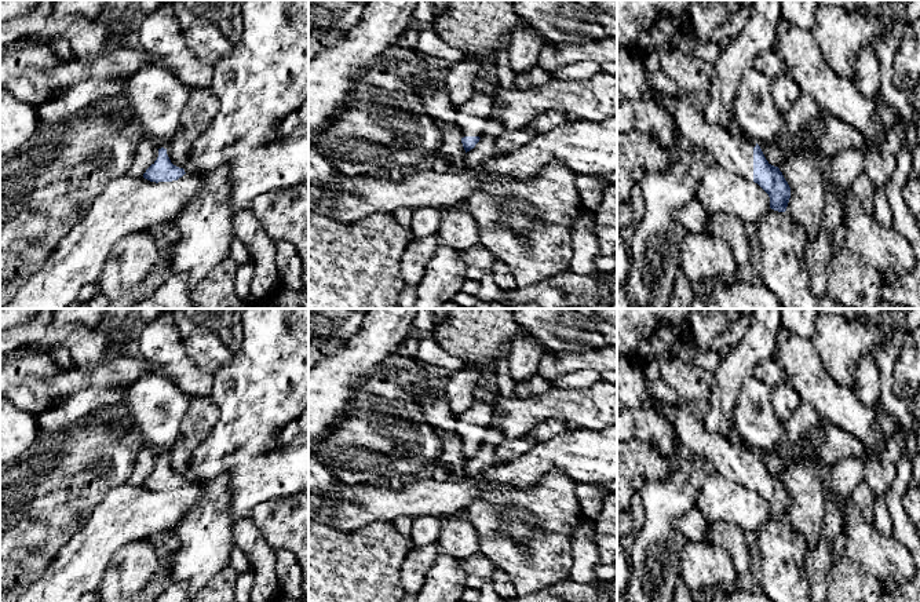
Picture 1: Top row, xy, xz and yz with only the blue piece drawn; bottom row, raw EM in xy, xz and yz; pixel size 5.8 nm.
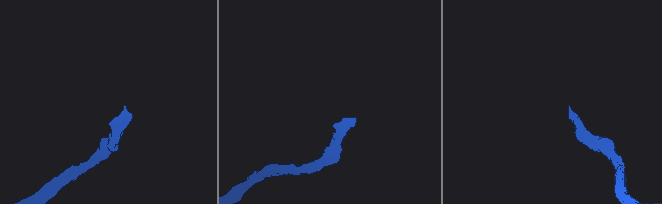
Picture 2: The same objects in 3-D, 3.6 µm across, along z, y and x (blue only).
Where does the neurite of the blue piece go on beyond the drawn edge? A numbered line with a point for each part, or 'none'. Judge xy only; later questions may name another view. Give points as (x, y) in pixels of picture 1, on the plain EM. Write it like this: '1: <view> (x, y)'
1: xy (159, 453)

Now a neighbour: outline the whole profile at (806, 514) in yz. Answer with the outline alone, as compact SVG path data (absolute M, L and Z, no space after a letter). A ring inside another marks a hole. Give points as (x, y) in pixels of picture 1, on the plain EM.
M807 461L788 466L778 477L791 496L785 521L811 548L818 543L824 528L824 488Z

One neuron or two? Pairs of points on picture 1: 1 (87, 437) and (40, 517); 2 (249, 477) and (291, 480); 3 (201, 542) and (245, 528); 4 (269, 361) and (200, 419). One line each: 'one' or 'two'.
1: one
2: one
3: two
4: two

